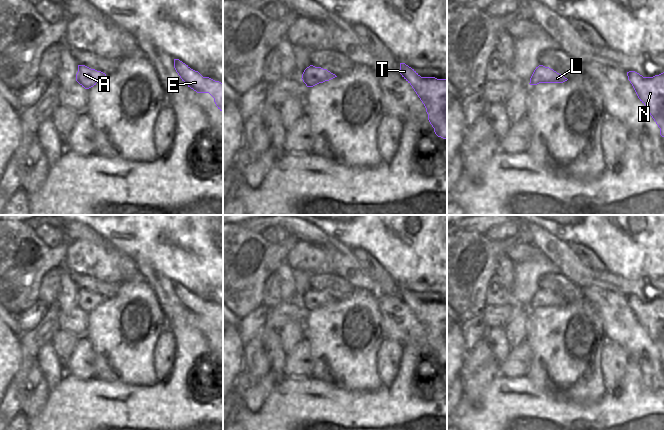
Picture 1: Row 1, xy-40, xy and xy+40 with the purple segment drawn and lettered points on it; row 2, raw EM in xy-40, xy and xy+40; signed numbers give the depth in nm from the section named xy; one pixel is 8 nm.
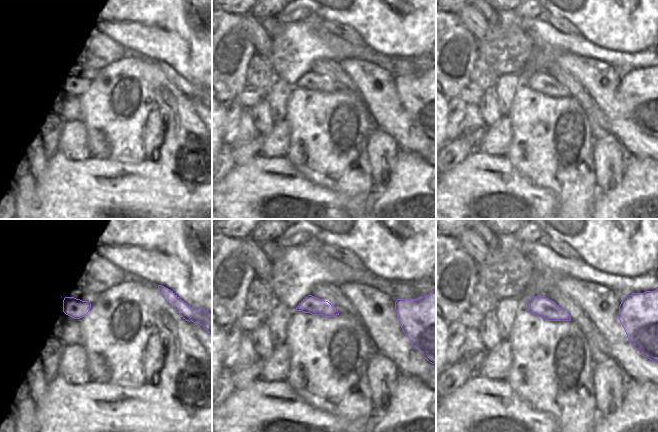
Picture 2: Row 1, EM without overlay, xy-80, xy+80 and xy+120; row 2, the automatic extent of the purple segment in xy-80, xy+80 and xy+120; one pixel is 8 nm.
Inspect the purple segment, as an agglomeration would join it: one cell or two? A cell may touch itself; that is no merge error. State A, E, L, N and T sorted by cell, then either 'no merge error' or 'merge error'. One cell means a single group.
A E L N T | no merge error

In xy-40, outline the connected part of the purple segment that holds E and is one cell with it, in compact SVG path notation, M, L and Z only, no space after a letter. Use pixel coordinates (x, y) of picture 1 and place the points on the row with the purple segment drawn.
M174 59L174 68L188 87L197 93L209 93L214 98L218 109L223 113L223 83L203 77L179 59Z

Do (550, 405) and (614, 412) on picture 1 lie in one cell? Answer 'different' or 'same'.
same

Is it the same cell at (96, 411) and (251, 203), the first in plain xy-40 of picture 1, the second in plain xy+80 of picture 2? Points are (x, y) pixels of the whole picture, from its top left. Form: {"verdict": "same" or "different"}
{"verdict": "same"}

